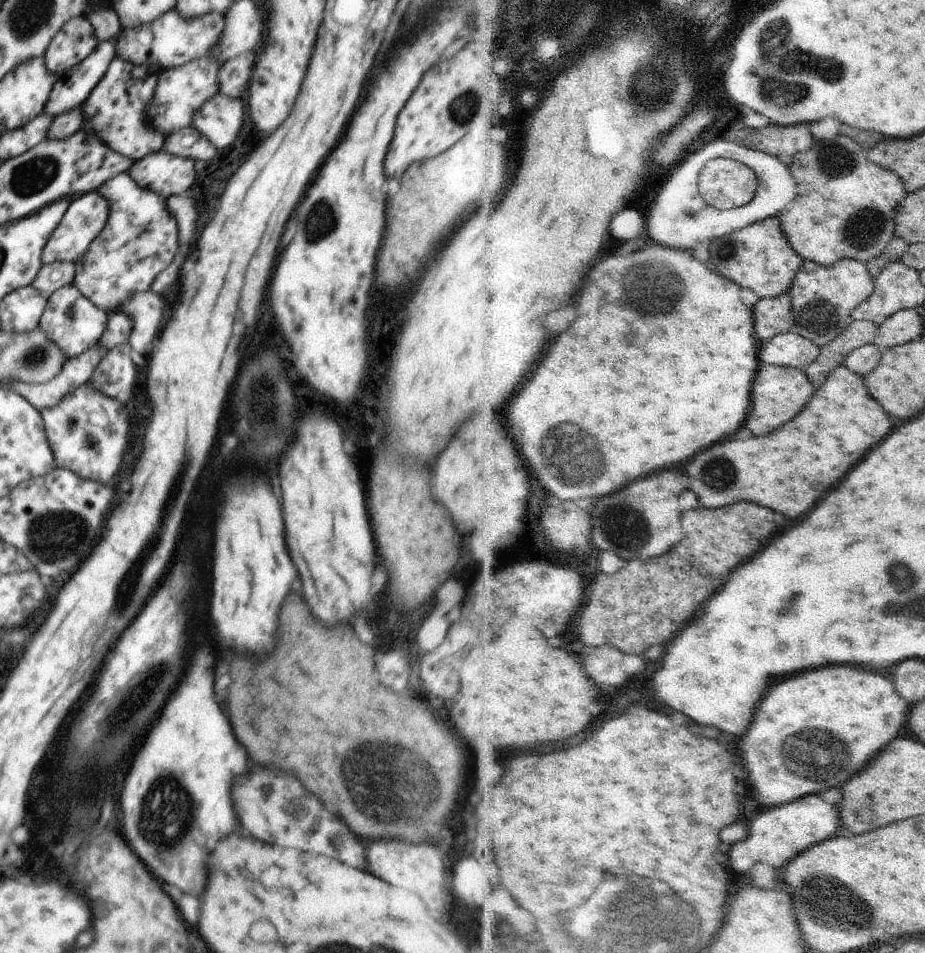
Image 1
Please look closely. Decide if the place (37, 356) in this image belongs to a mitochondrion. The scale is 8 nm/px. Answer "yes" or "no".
yes

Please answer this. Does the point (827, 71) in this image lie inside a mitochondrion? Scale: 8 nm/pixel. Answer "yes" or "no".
yes

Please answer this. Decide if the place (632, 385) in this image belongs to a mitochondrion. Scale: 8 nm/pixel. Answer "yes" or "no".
no

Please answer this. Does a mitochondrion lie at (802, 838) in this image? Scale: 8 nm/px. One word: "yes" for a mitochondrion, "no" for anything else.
no

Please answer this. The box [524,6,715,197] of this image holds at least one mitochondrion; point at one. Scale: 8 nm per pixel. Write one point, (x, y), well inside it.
(647, 94)

